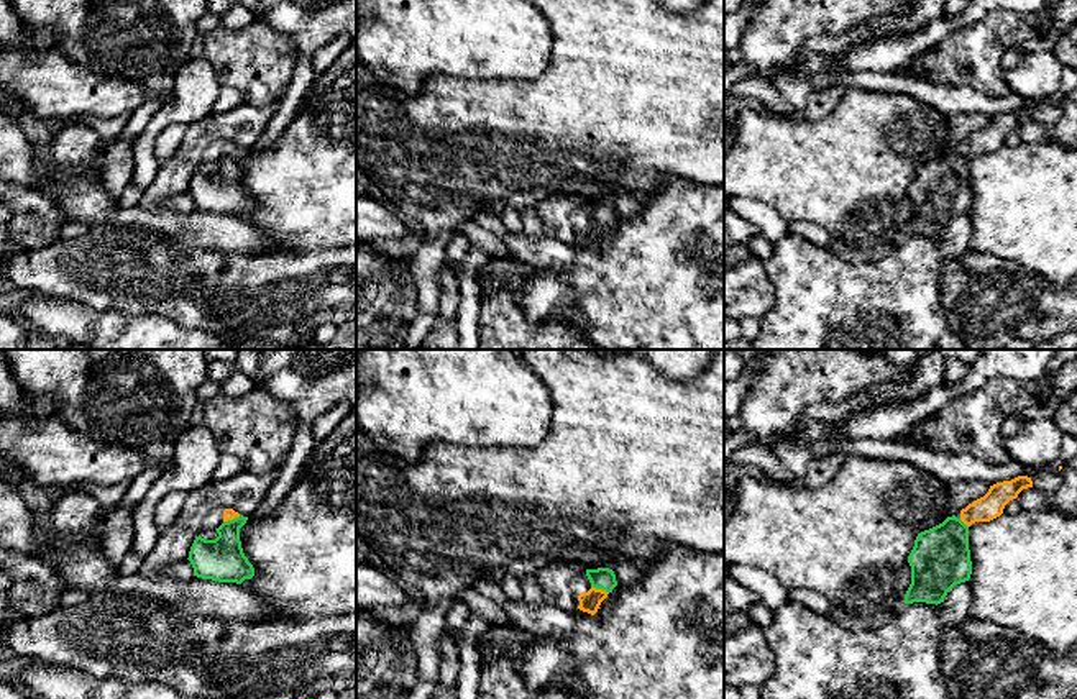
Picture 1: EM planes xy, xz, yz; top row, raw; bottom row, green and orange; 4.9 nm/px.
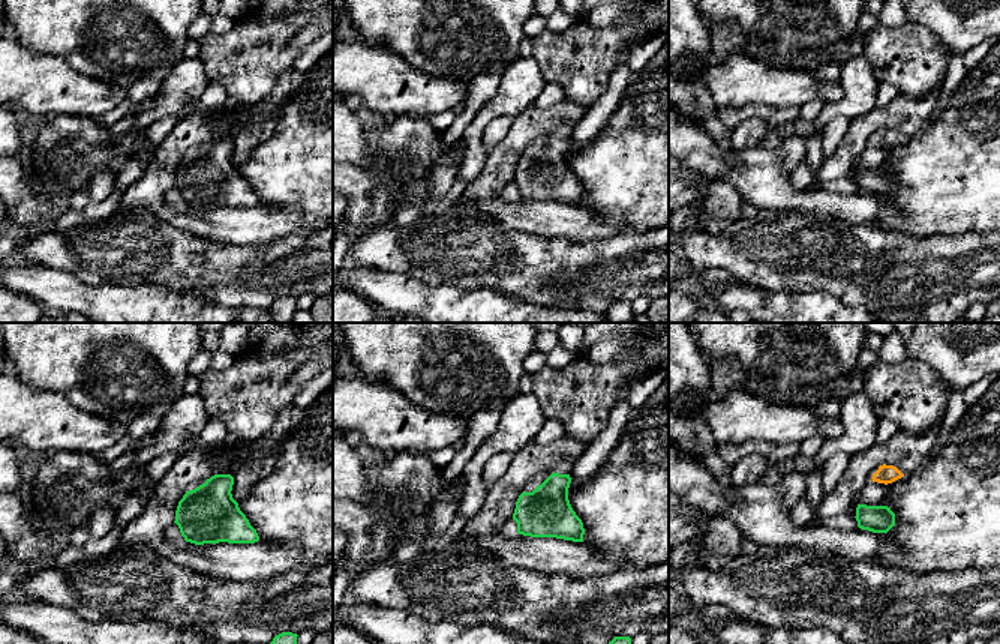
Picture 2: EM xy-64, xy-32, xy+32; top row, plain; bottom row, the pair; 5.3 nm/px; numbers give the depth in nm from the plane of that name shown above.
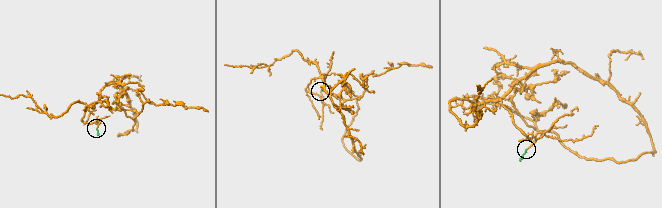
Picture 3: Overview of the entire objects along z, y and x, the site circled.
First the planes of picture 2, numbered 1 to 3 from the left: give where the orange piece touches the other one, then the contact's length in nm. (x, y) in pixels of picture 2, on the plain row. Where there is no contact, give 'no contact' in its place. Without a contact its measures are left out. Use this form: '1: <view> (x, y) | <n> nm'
1: no contact
2: no contact
3: no contact

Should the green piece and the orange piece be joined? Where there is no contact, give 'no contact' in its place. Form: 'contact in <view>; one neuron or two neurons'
contact in xz; one neuron

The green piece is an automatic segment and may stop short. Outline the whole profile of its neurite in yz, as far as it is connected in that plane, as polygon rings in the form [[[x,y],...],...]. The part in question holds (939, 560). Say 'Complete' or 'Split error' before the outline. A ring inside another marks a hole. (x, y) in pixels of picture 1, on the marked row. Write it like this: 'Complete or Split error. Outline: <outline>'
Split error. Outline: [[[1028,476],[997,482],[983,497],[962,509],[959,519],[947,517],[942,523],[918,533],[908,556],[911,584],[903,602],[941,604],[956,584],[969,581],[972,574],[969,527],[1000,517],[1005,505],[1028,487],[1033,487]]]

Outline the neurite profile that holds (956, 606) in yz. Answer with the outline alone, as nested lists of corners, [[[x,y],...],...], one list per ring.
[[[969,581],[956,584],[941,602],[941,625],[949,628],[970,615],[972,587]]]

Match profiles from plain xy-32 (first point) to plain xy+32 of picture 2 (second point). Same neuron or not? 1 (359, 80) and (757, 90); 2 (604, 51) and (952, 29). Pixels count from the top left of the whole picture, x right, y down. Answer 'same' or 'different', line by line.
1: same
2: different

